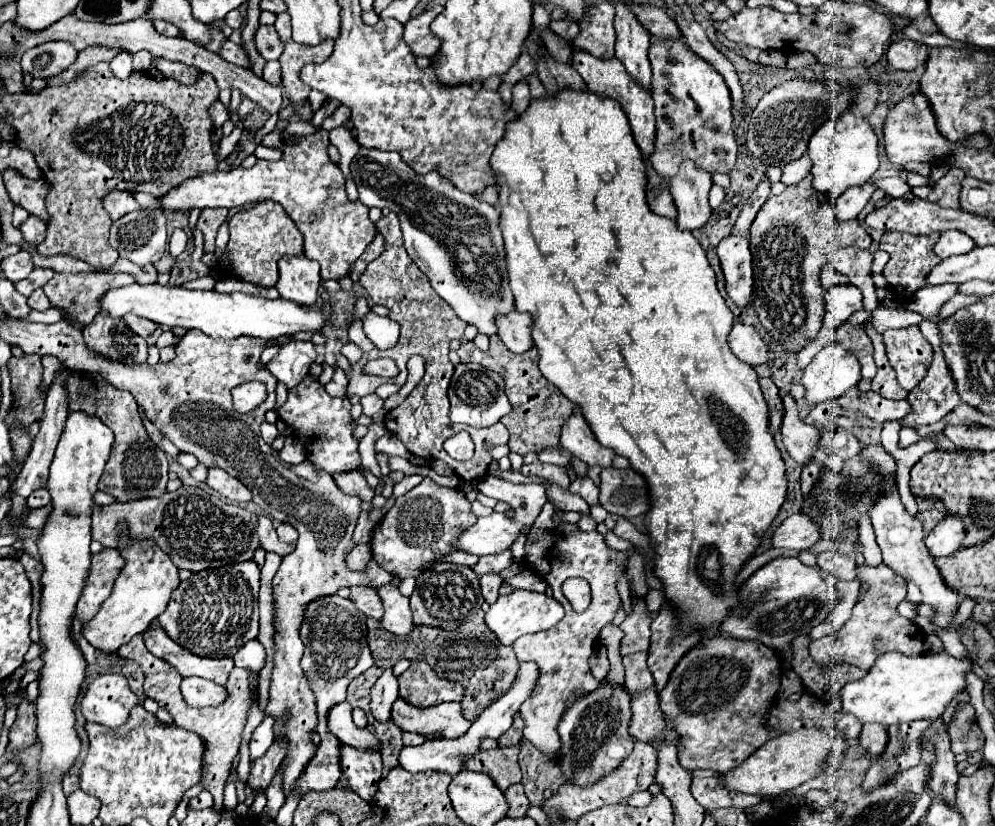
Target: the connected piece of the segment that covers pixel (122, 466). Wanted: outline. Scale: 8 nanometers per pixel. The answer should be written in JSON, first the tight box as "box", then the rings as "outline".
{"box":[66,372,168,502],"outline":[[[74,372],[70,378],[66,378],[66,392],[68,392],[68,412],[74,410],[88,412],[88,416],[100,418],[114,432],[112,456],[108,458],[98,490],[110,494],[116,502],[162,496],[166,492],[168,482],[168,458],[148,438],[142,426],[138,404],[130,396],[130,392],[118,390],[112,384],[108,384],[102,376],[88,372]]]}

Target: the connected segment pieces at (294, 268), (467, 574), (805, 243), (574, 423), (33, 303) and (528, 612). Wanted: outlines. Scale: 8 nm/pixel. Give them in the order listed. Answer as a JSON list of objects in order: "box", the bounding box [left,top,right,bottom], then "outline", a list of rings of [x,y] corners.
[{"box":[276,256,320,306],"outline":[[[284,256],[278,260],[278,282],[276,290],[280,296],[300,304],[300,306],[312,306],[318,298],[320,288],[320,266],[316,260],[300,256]]]},{"box":[410,564,484,628],"outline":[[[438,564],[434,570],[428,570],[416,578],[416,588],[410,596],[410,608],[414,624],[428,624],[436,628],[458,628],[464,620],[470,620],[482,608],[484,598],[480,594],[480,580],[472,568],[458,566],[458,564]]]},{"box":[750,174,872,352],"outline":[[[812,174],[794,186],[786,186],[782,194],[768,198],[756,214],[750,228],[750,252],[754,256],[754,310],[766,332],[770,332],[786,350],[798,352],[818,334],[826,312],[826,290],[820,284],[820,270],[828,262],[828,254],[842,246],[856,244],[854,240],[862,240],[862,248],[868,248],[872,242],[858,220],[842,222],[836,218],[834,202],[830,202],[824,192],[812,188]]]},{"box":[560,410,614,466],"outline":[[[574,410],[572,416],[562,424],[560,434],[560,446],[568,452],[572,452],[578,460],[582,460],[588,466],[612,466],[614,452],[608,448],[602,448],[596,438],[592,436],[592,430],[588,428],[588,422],[580,414],[580,410]]]},{"box":[28,292,52,310],"outline":[[[38,292],[28,298],[28,306],[30,306],[32,310],[48,310],[48,308],[52,308],[52,306],[48,304],[48,298],[46,298],[44,294],[38,294]]]},{"box":[486,590,564,646],"outline":[[[514,590],[508,596],[500,596],[490,606],[490,610],[486,612],[486,626],[496,634],[496,638],[504,646],[510,646],[510,644],[514,644],[516,638],[520,638],[524,634],[534,634],[534,632],[546,630],[546,628],[554,626],[560,618],[564,618],[564,608],[554,598],[548,598],[546,594],[538,594],[538,592]]]}]

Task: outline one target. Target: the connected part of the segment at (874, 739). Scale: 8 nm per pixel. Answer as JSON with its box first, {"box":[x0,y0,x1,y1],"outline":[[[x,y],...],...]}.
{"box":[860,724,888,756],"outline":[[[864,724],[860,734],[860,746],[870,756],[878,756],[880,752],[884,752],[886,744],[888,744],[888,728],[884,728],[882,724]]]}

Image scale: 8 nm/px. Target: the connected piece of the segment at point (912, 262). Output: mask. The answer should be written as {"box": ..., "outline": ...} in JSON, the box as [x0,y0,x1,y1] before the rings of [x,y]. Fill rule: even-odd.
{"box":[880,232,940,296],"outline":[[[886,232],[880,238],[880,250],[886,250],[890,254],[890,260],[884,268],[884,276],[890,282],[890,288],[902,296],[914,294],[918,288],[926,284],[926,276],[934,264],[940,262],[940,258],[934,254],[934,244],[938,240],[938,234],[928,234],[928,236],[914,236],[914,234],[904,234],[904,232]]]}

